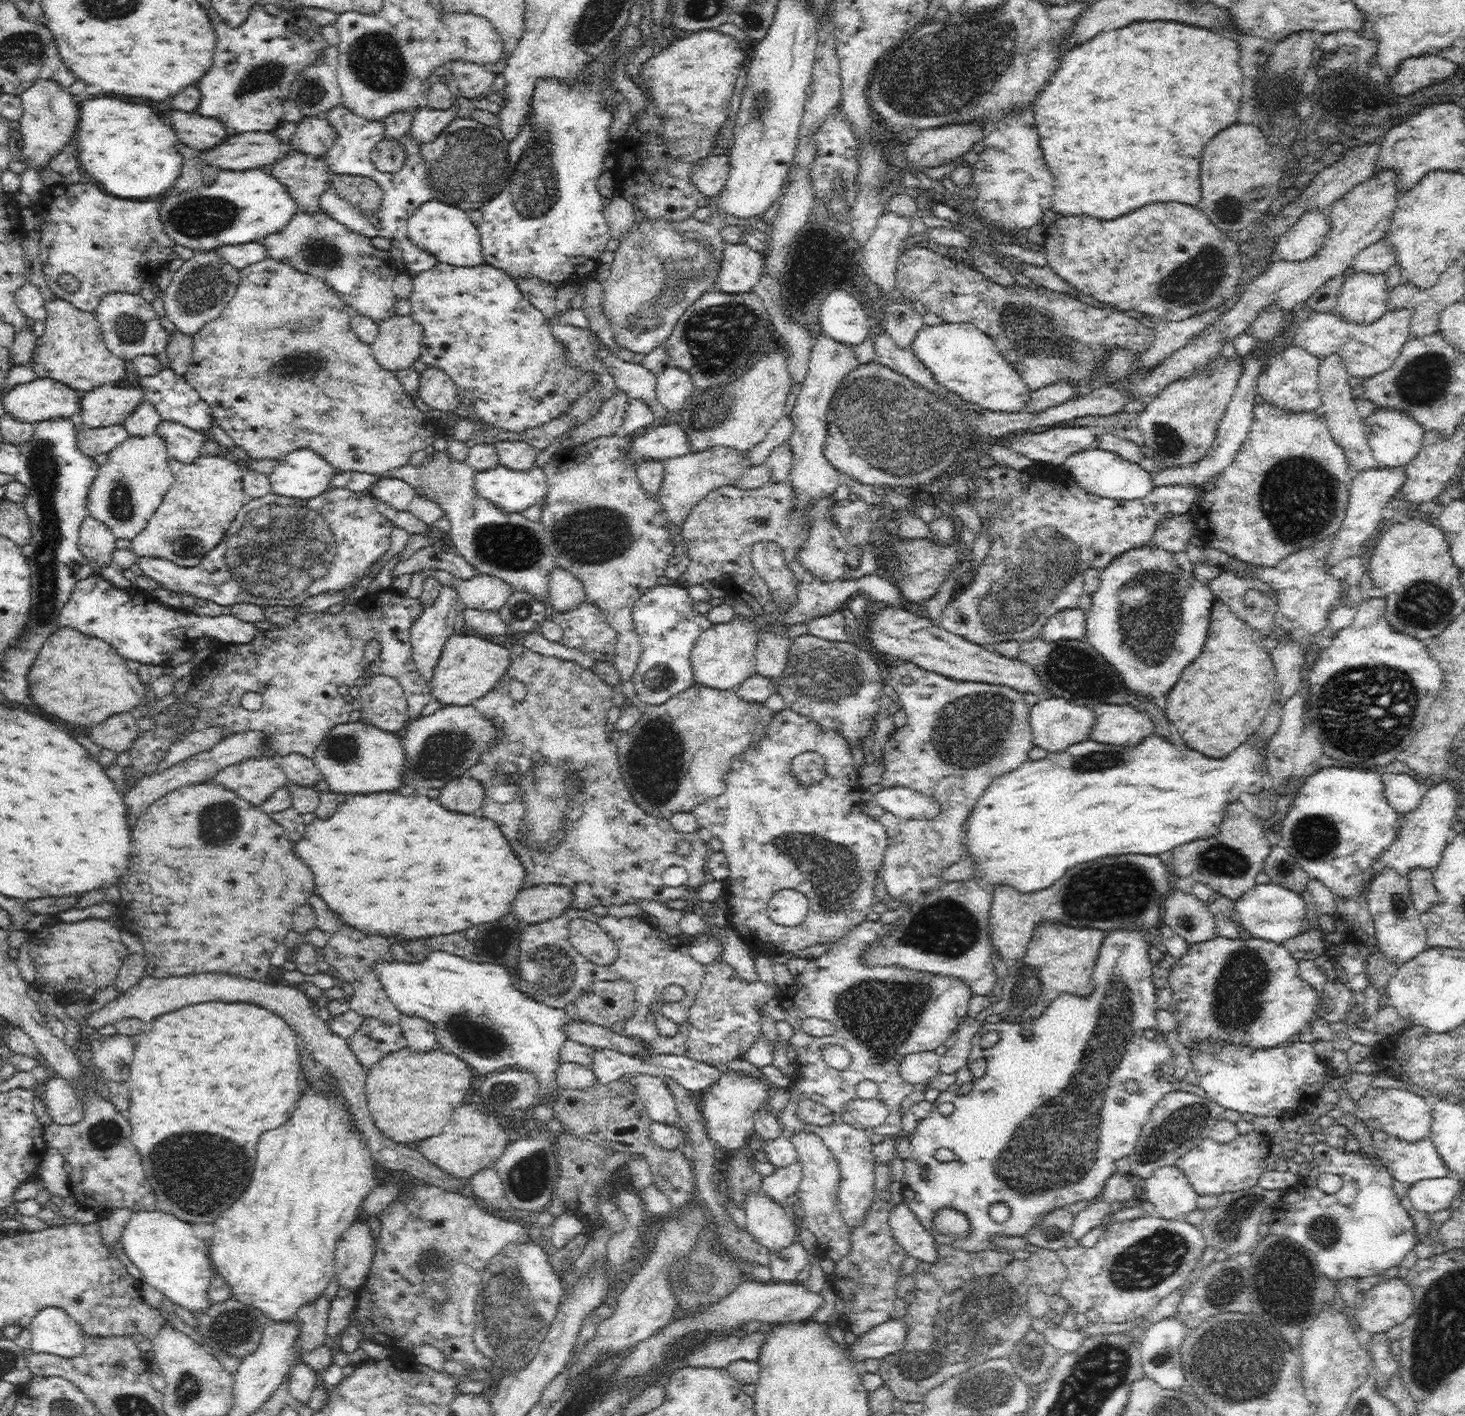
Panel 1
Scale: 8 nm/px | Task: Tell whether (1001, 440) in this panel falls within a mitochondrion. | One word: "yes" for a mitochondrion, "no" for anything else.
no

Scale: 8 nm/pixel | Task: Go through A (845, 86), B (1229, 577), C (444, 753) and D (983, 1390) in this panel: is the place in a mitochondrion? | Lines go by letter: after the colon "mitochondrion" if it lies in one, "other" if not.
A: other
B: other
C: mitochondrion
D: mitochondrion

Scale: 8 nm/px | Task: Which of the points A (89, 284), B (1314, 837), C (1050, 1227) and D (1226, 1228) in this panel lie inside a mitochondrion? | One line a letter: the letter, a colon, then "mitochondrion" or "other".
A: other
B: mitochondrion
C: mitochondrion
D: mitochondrion

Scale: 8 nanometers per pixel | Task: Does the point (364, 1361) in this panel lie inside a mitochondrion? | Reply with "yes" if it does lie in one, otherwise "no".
no

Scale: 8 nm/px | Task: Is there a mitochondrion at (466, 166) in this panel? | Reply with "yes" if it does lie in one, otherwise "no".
yes

